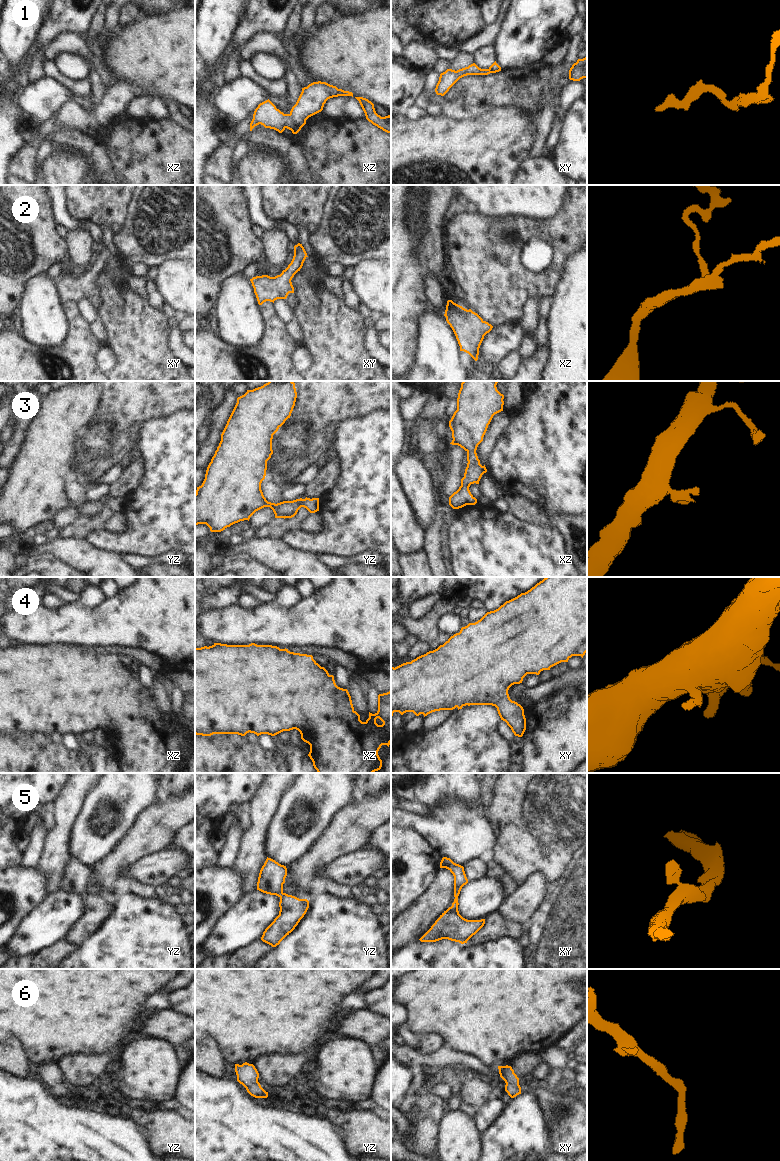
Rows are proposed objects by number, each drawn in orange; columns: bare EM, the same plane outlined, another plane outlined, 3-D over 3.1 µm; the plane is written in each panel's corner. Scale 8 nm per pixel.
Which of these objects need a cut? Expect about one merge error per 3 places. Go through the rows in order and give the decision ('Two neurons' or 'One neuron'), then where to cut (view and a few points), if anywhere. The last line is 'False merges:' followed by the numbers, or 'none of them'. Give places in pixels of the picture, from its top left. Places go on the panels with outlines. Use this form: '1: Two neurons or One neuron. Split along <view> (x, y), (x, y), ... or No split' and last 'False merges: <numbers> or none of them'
1: One neuron. No split
2: One neuron. No split
3: One neuron. No split
4: One neuron. No split
5: One neuron. No split
6: One neuron. No split
False merges: none of them.

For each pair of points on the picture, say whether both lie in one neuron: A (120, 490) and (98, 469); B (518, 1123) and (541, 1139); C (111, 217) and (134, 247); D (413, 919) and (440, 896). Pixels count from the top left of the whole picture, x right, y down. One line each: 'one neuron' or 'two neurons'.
A: two neurons
B: one neuron
C: two neurons
D: one neuron

